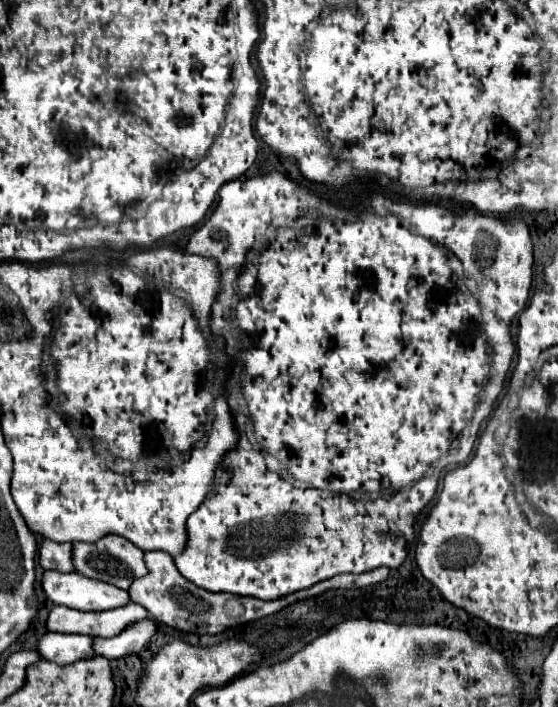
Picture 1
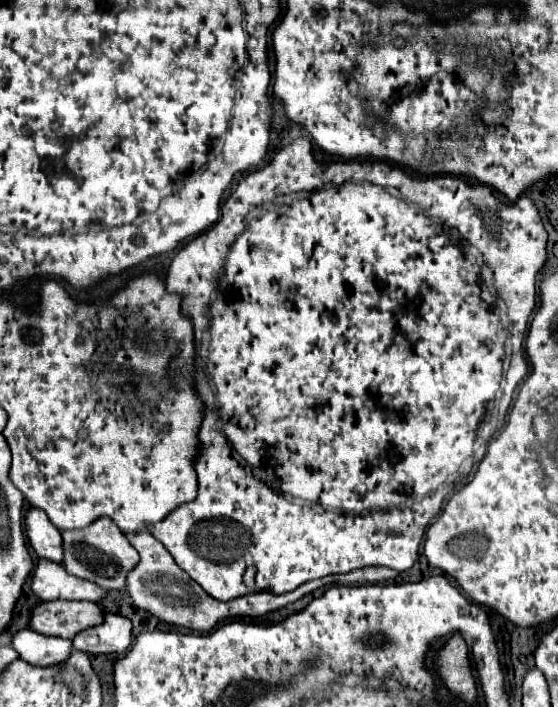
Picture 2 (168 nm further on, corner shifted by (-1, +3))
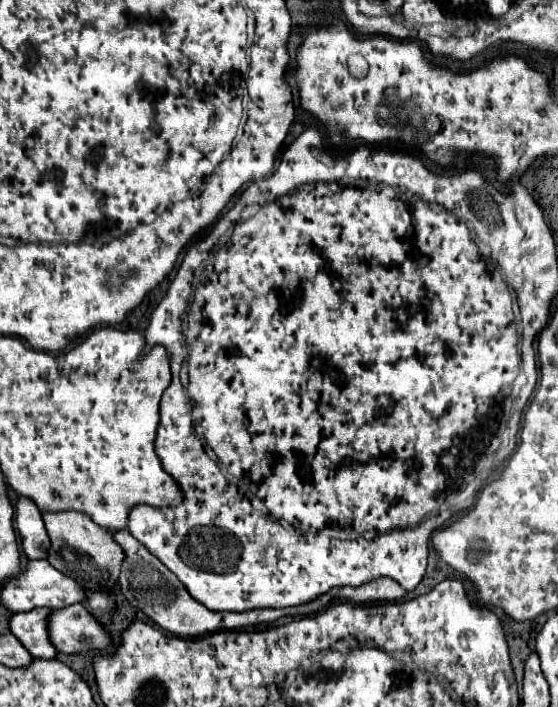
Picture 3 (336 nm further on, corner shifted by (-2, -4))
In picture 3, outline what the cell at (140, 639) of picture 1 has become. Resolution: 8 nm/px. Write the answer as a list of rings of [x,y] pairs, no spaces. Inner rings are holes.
[[[82,604],[52,610],[48,616],[48,636],[54,648],[66,654],[78,654],[90,648],[104,650],[112,642],[110,634]]]

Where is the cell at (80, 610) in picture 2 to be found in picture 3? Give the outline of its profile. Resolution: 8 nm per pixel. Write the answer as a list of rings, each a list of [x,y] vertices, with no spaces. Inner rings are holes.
[[[34,608],[10,616],[10,632],[34,658],[50,660],[56,656],[56,648],[48,642],[48,630],[44,626],[44,618],[48,618],[48,614],[48,608]]]

